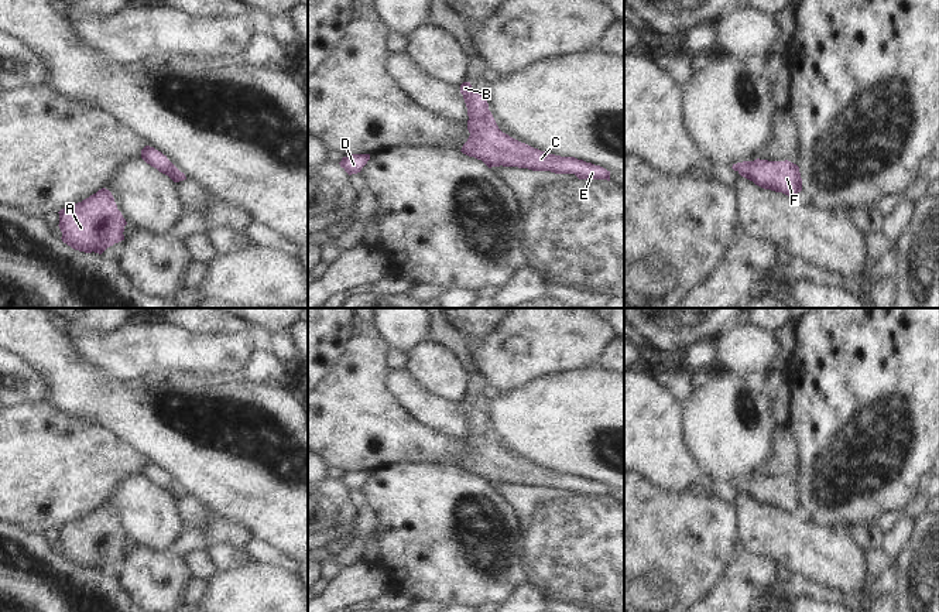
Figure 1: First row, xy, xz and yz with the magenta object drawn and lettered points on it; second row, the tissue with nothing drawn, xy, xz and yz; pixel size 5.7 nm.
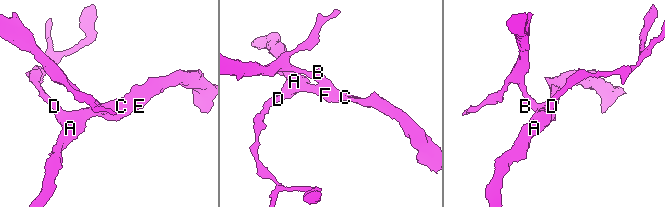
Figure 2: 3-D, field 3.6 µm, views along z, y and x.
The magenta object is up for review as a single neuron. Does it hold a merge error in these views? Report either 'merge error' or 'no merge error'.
merge error

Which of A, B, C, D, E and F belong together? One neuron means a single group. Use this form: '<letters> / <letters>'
A C D E F / B

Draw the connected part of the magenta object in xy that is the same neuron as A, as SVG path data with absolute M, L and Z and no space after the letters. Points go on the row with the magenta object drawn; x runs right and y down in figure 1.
M106 188L58 213L61 239L75 250L102 254L107 247L124 240L127 222Z

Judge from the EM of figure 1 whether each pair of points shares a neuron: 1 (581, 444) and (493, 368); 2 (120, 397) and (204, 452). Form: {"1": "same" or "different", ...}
{"1": "different", "2": "same"}

